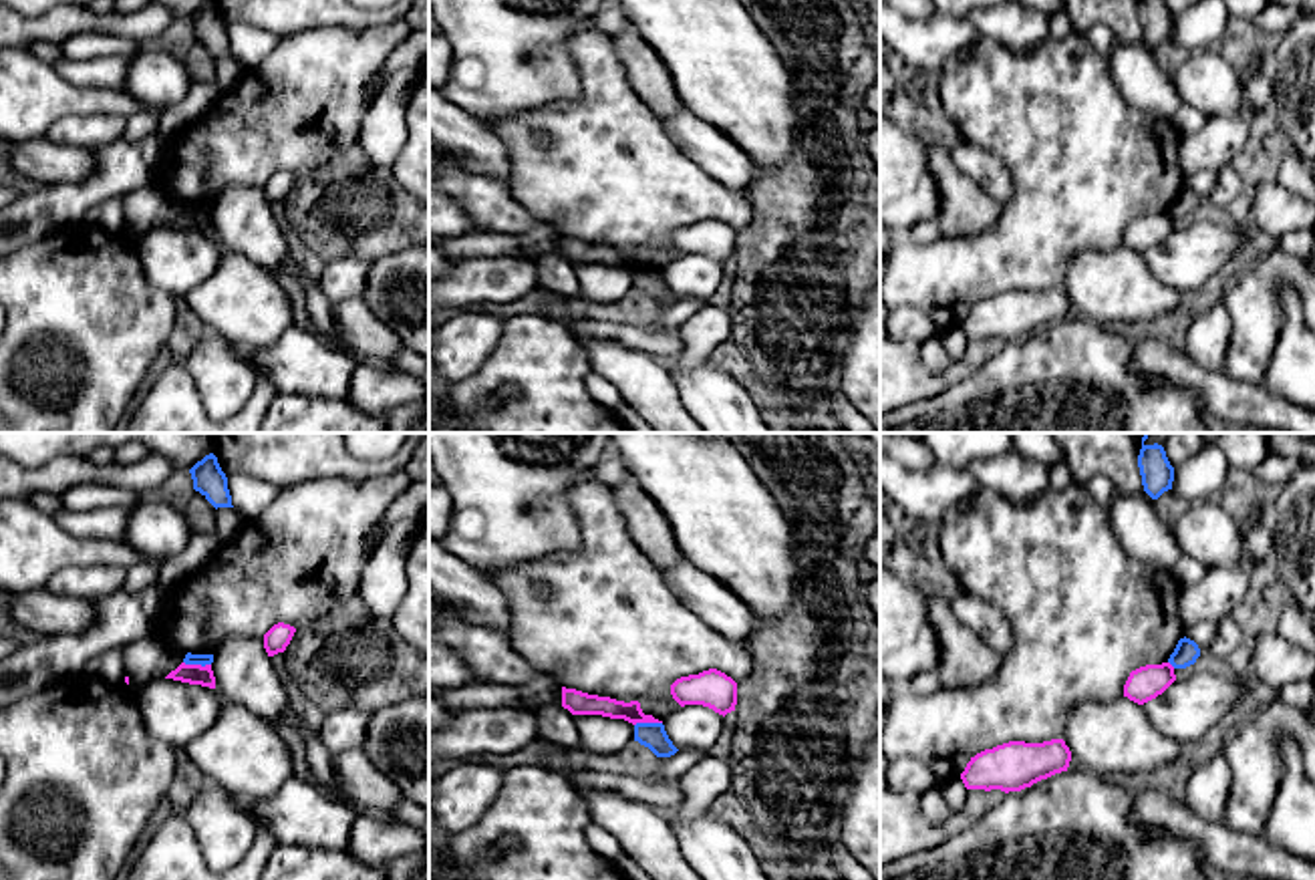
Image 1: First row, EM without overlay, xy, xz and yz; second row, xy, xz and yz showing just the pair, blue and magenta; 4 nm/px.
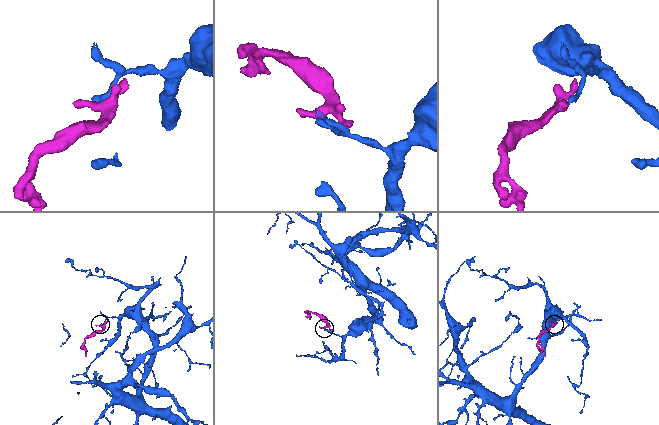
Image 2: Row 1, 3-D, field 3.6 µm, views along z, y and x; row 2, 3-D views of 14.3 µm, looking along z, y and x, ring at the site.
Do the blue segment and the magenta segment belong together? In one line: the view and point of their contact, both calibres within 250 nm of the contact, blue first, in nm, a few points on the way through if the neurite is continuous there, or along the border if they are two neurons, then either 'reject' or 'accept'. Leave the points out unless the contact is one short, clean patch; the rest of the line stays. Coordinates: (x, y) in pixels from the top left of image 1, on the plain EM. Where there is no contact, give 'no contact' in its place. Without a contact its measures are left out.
meets blue in xy at (198, 212); 50 nm thick on the blue side, 80 nm on the other; border along xy (184, 210), (210, 214); reject

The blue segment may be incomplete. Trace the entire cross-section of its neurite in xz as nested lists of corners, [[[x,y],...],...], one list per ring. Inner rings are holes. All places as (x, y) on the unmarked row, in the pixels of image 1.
[[[636,272],[634,290],[648,296],[656,306],[671,306],[679,300],[669,288],[663,272]]]

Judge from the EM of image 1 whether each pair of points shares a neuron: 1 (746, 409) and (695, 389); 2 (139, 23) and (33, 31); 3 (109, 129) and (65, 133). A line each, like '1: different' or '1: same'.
1: same
2: same
3: same

